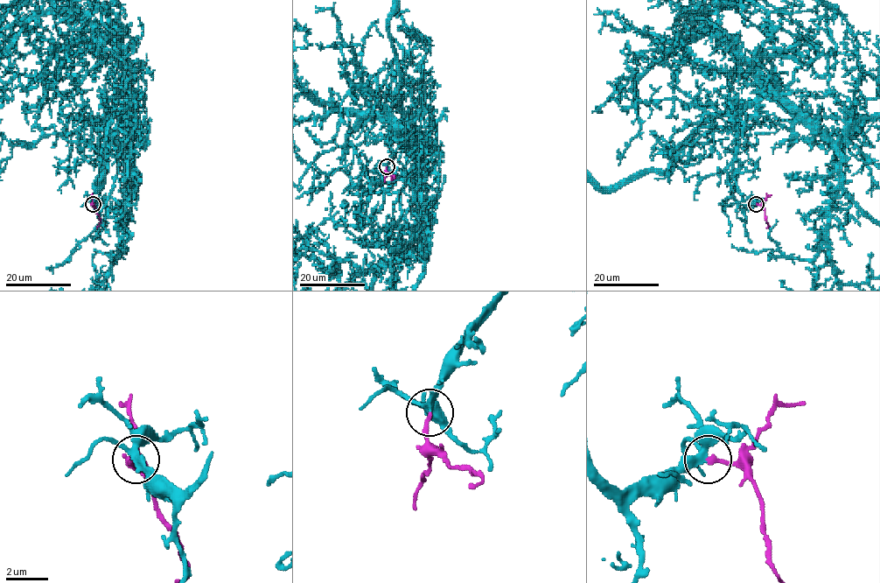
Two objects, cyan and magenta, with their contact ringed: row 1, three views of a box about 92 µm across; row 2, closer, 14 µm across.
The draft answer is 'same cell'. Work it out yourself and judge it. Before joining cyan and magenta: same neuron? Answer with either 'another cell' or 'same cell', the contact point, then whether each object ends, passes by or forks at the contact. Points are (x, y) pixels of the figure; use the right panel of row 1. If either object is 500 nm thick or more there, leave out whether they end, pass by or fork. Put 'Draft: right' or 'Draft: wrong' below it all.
same cell; place (756, 204); cyan forks; magenta ends
Draft: right

